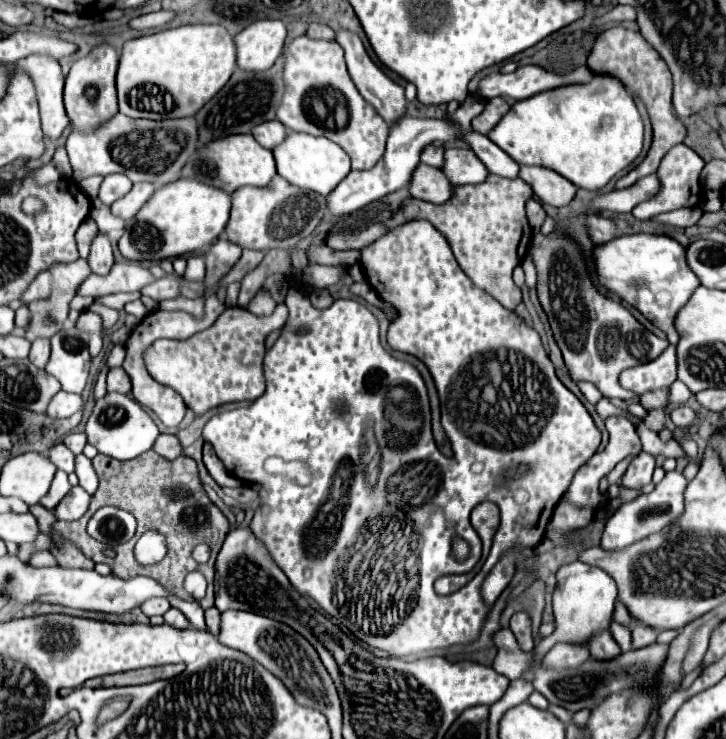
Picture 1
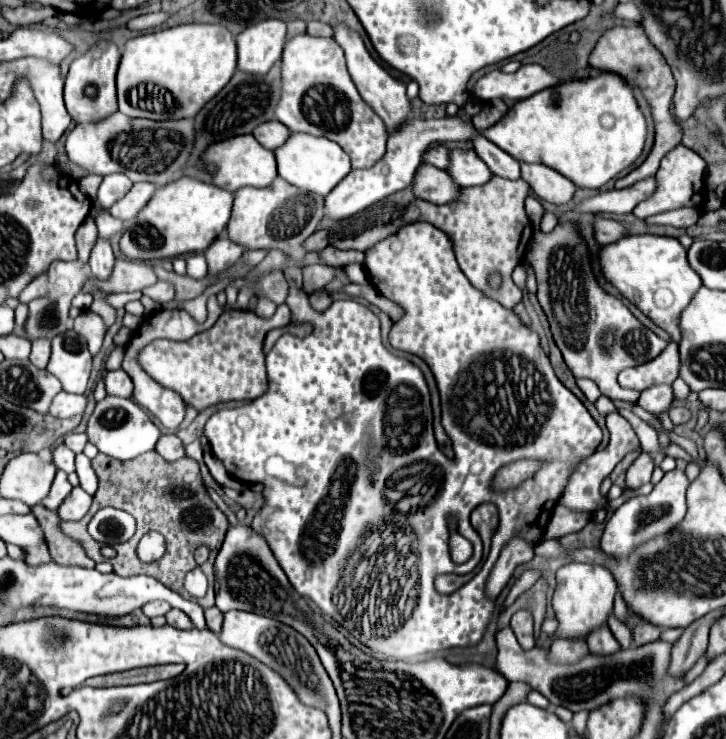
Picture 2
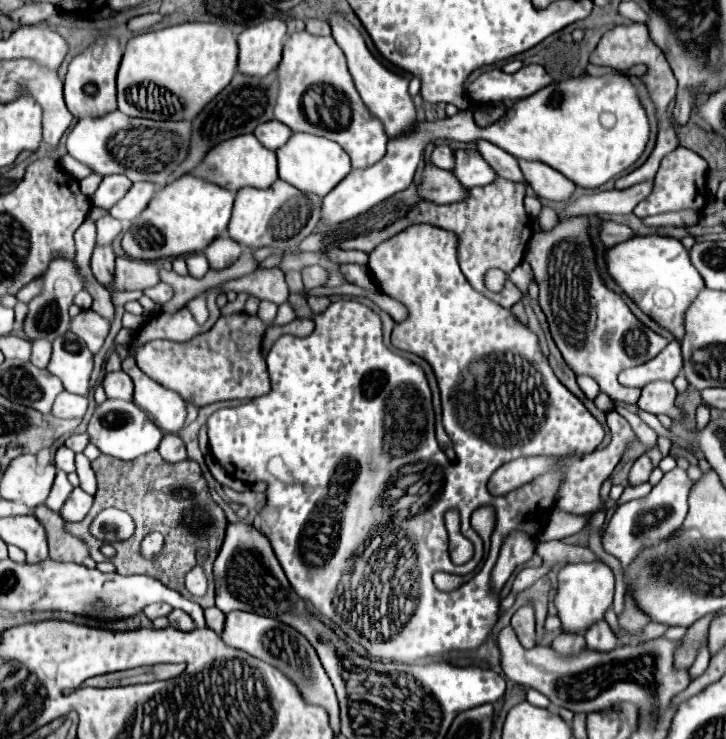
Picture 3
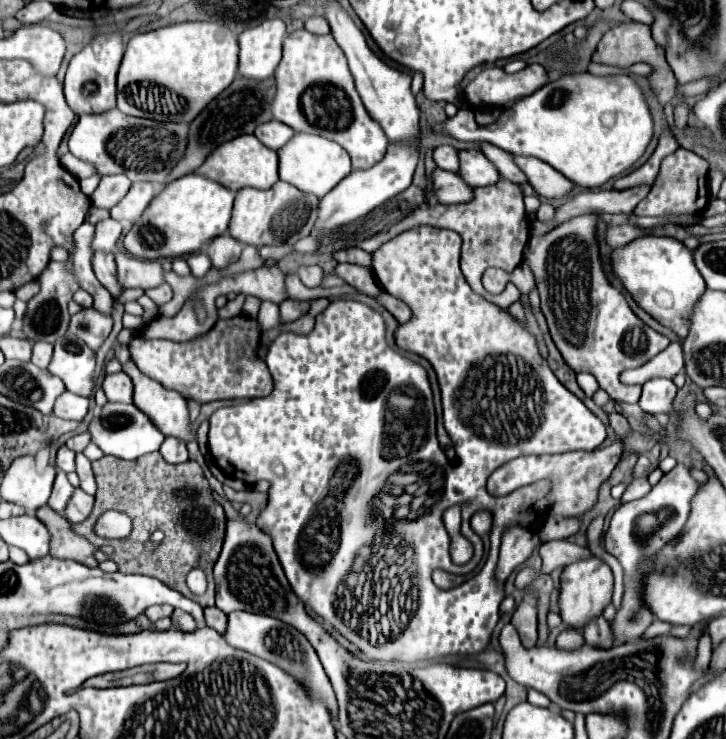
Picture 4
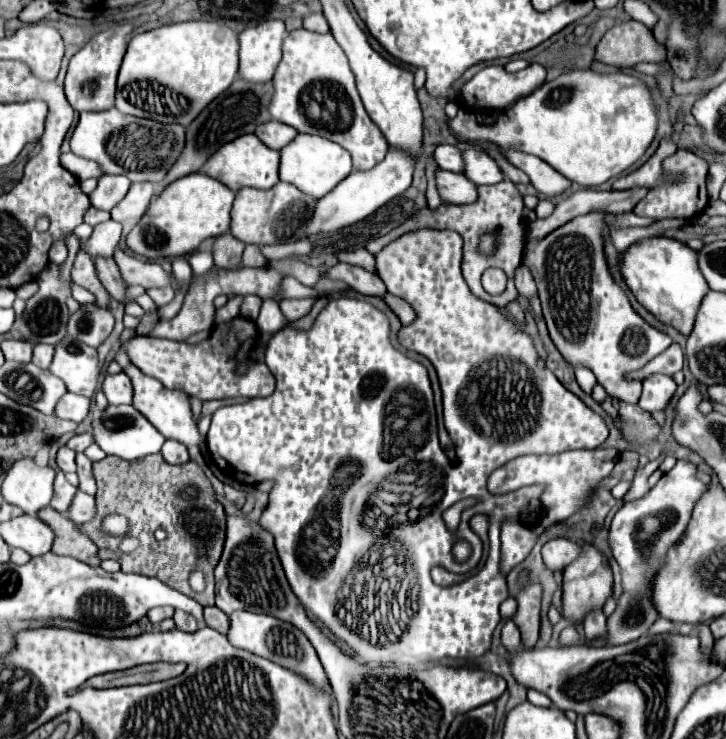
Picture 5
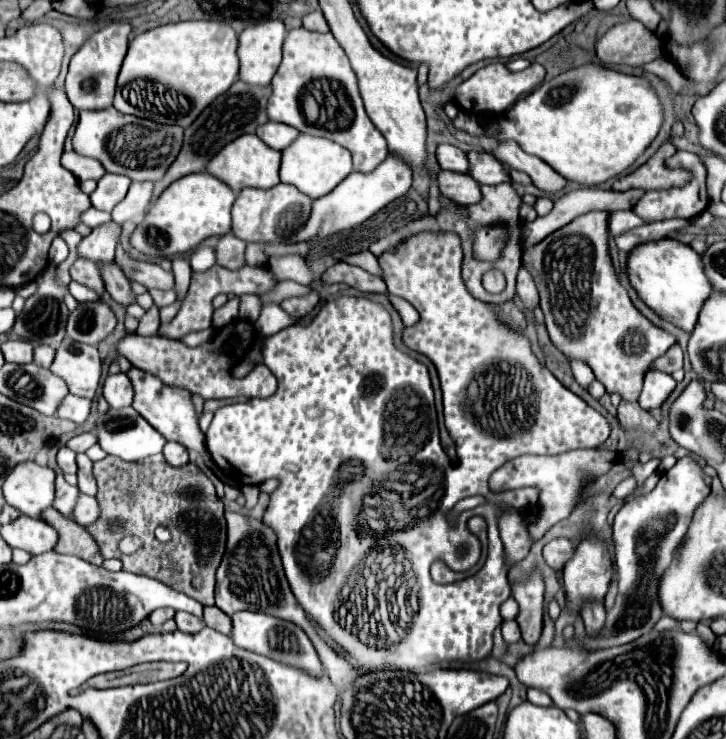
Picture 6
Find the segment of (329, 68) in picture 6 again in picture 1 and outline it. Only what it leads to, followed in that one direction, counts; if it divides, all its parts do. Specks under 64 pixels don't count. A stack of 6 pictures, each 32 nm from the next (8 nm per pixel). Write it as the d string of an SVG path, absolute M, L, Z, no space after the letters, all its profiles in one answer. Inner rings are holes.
M304 36L294 38L284 50L284 98L276 110L276 118L294 132L306 132L312 136L324 136L342 146L342 150L352 160L352 170L372 168L384 154L388 124L374 112L372 106L358 94L344 62L344 50L336 40L314 40Z

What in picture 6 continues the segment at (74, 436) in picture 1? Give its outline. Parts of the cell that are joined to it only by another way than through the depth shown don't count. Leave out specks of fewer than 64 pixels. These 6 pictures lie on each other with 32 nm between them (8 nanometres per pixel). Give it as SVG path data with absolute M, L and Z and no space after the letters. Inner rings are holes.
M86 432L86 434L78 434L74 438L68 440L68 448L72 448L74 452L86 452L90 446L94 446L98 440L96 440L96 434L92 432Z

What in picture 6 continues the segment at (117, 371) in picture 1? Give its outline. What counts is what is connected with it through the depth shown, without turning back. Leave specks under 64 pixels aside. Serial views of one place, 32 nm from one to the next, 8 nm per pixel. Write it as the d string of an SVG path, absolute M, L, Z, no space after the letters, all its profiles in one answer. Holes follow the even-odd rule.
M126 374L108 376L104 382L104 398L112 408L126 408L134 400L134 388Z

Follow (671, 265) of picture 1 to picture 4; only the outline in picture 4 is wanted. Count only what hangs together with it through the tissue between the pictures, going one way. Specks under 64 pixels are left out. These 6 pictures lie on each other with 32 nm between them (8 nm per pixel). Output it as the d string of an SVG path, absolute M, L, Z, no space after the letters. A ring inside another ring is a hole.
M644 236L628 244L628 248L618 248L614 252L614 272L622 280L624 288L632 298L660 324L672 328L680 338L688 334L688 320L692 316L692 306L706 292L704 278L700 276L692 250L682 242L664 236Z

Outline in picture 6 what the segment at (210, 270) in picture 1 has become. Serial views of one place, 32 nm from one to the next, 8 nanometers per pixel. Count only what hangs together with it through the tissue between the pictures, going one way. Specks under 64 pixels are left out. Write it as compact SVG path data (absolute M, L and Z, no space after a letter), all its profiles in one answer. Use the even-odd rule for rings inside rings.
M226 234L220 238L218 246L216 246L216 258L218 264L224 266L228 270L238 270L246 266L244 260L244 250L246 250L246 242L236 238L234 234Z

